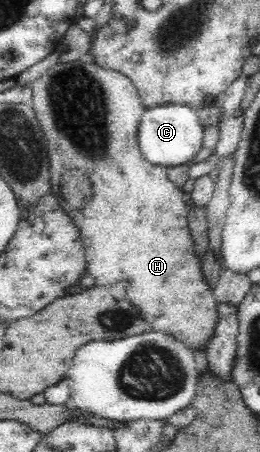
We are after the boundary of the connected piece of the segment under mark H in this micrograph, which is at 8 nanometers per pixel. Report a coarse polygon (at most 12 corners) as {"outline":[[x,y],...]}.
{"outline":[[80,59],[31,86],[52,192],[99,286],[194,353],[218,300],[146,107]]}

